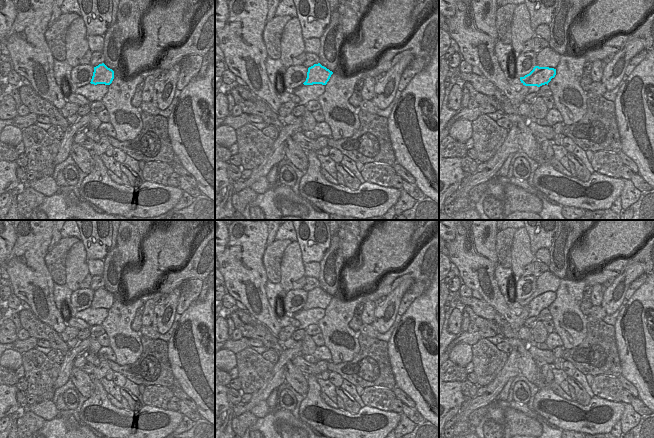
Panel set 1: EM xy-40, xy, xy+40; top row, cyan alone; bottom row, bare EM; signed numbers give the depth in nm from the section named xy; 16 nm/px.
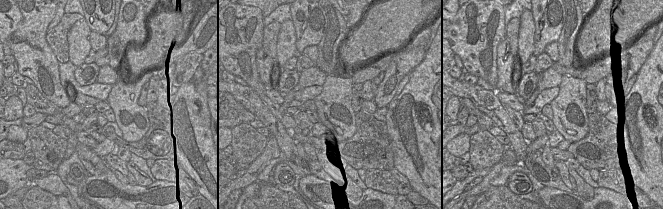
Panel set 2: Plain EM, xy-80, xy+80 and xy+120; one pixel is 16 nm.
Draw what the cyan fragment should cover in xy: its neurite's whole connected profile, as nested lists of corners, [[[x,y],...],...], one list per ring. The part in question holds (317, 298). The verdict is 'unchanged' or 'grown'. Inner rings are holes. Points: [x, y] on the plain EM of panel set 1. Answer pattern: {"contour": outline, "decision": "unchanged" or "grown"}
{"contour": [[[320,287],[311,291],[301,290],[293,294],[294,307],[291,310],[298,313],[299,311],[307,311],[313,308],[326,309],[332,298],[332,295]]], "decision": "grown"}

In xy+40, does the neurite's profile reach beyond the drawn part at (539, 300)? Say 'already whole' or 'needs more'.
needs more

